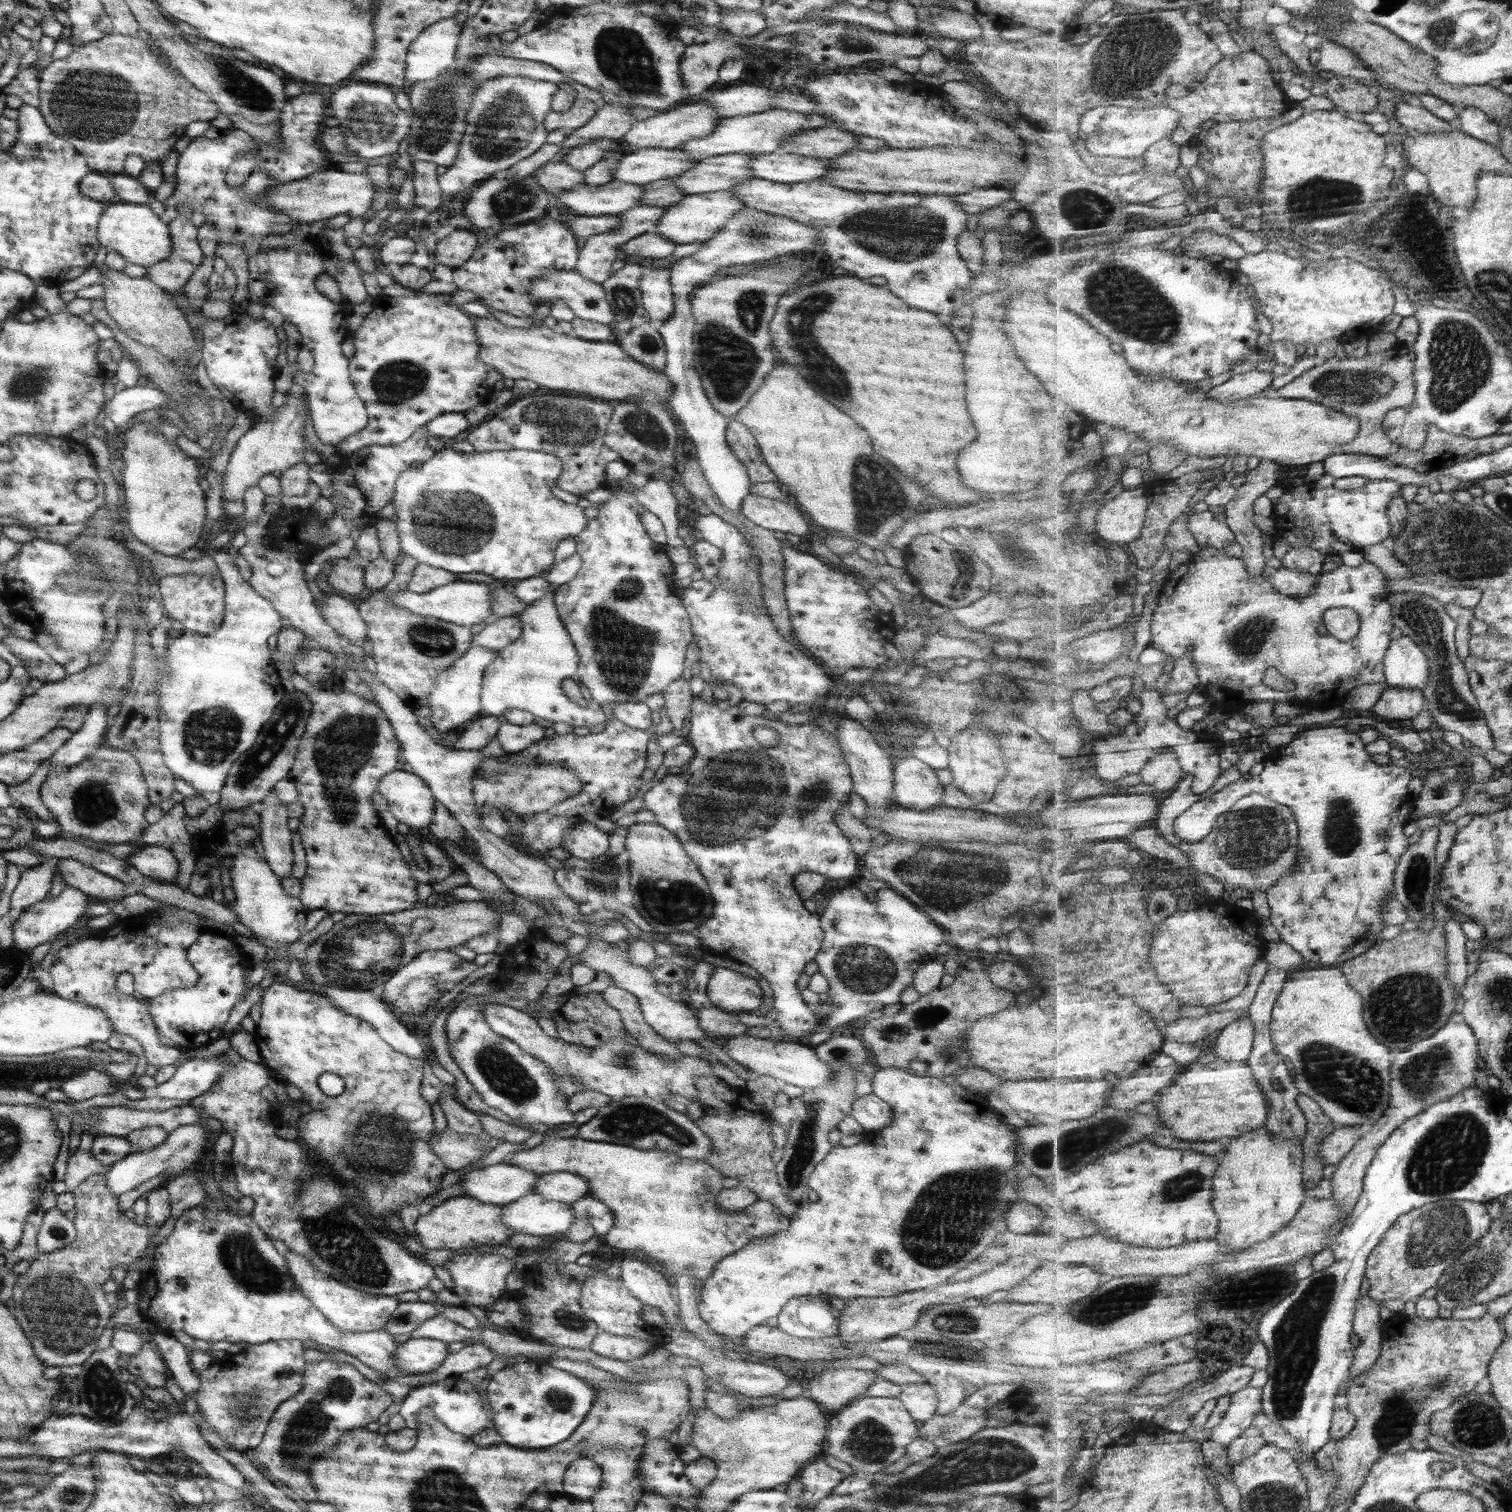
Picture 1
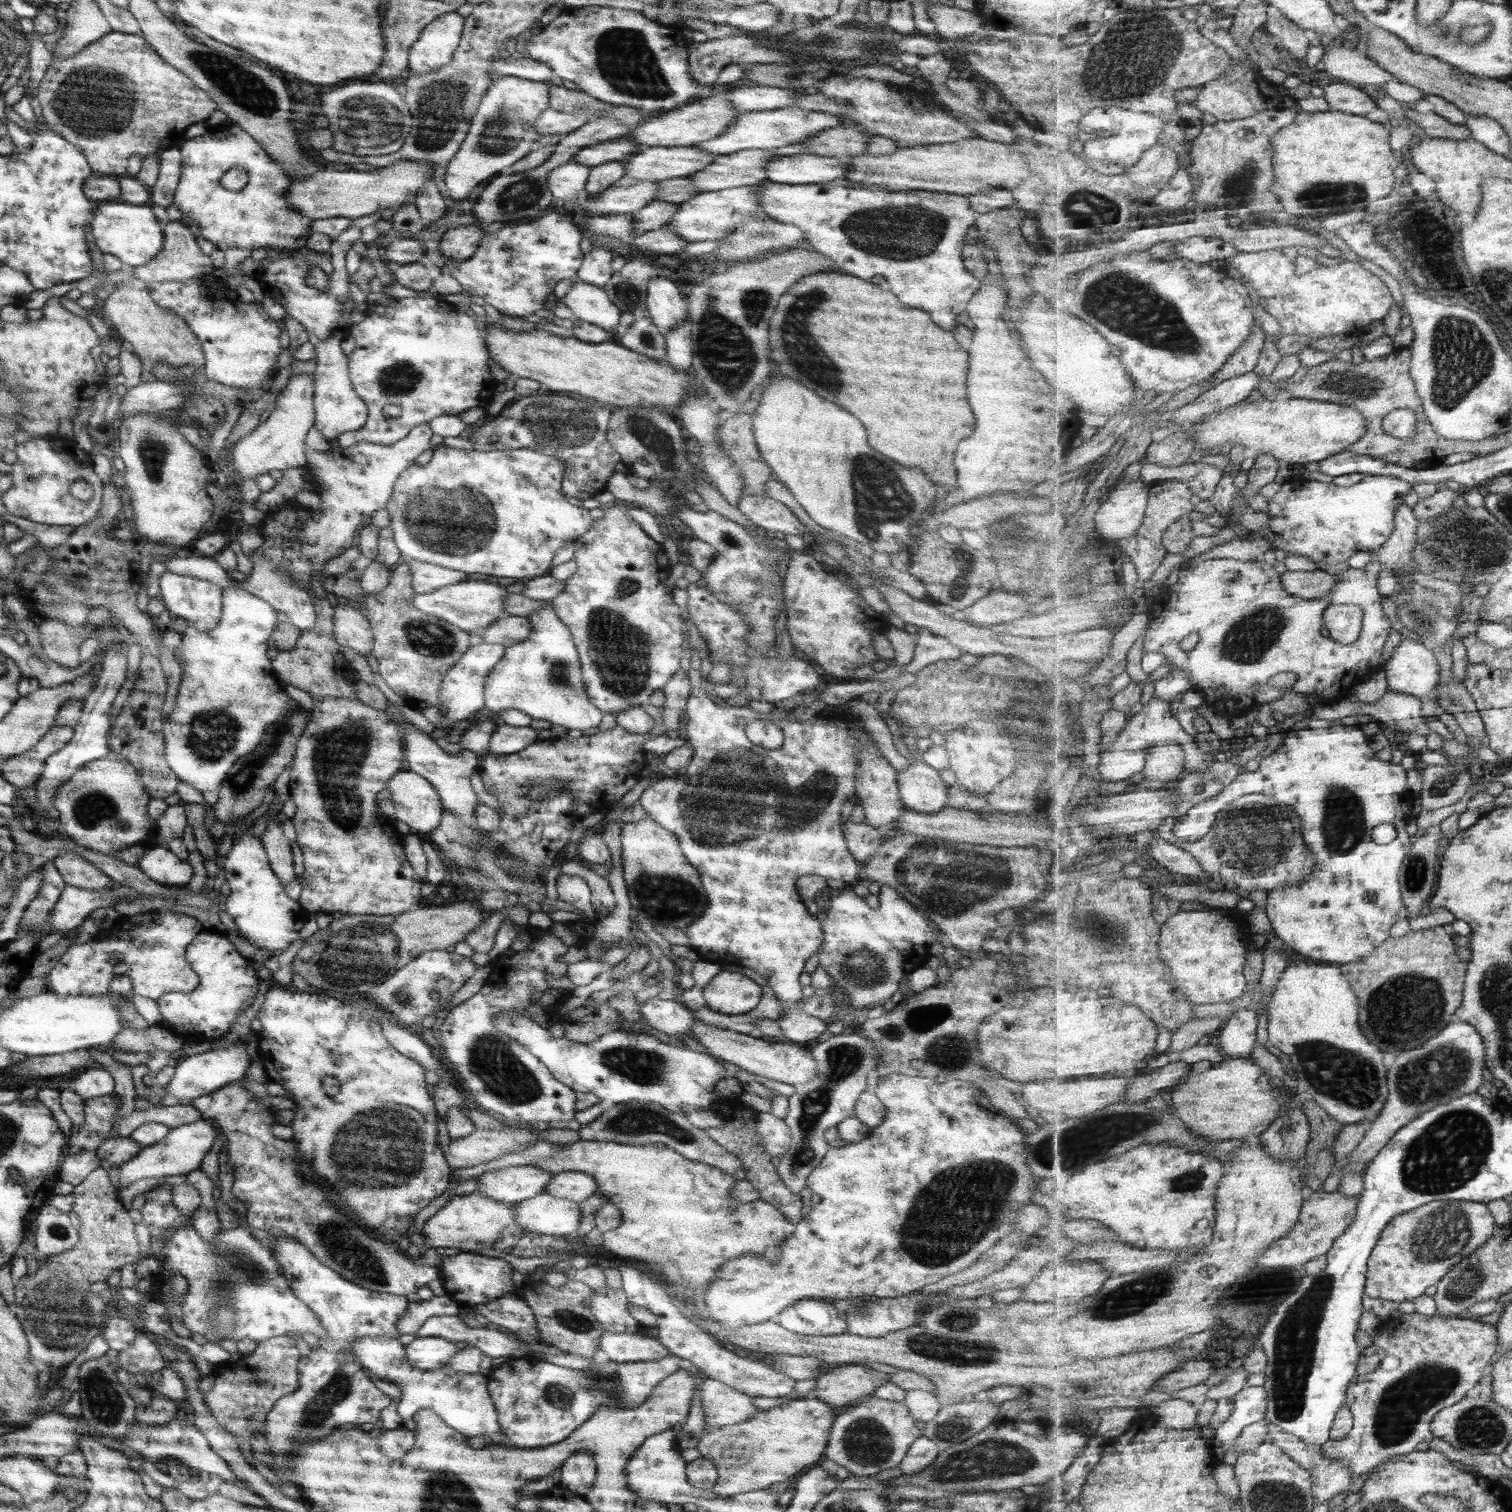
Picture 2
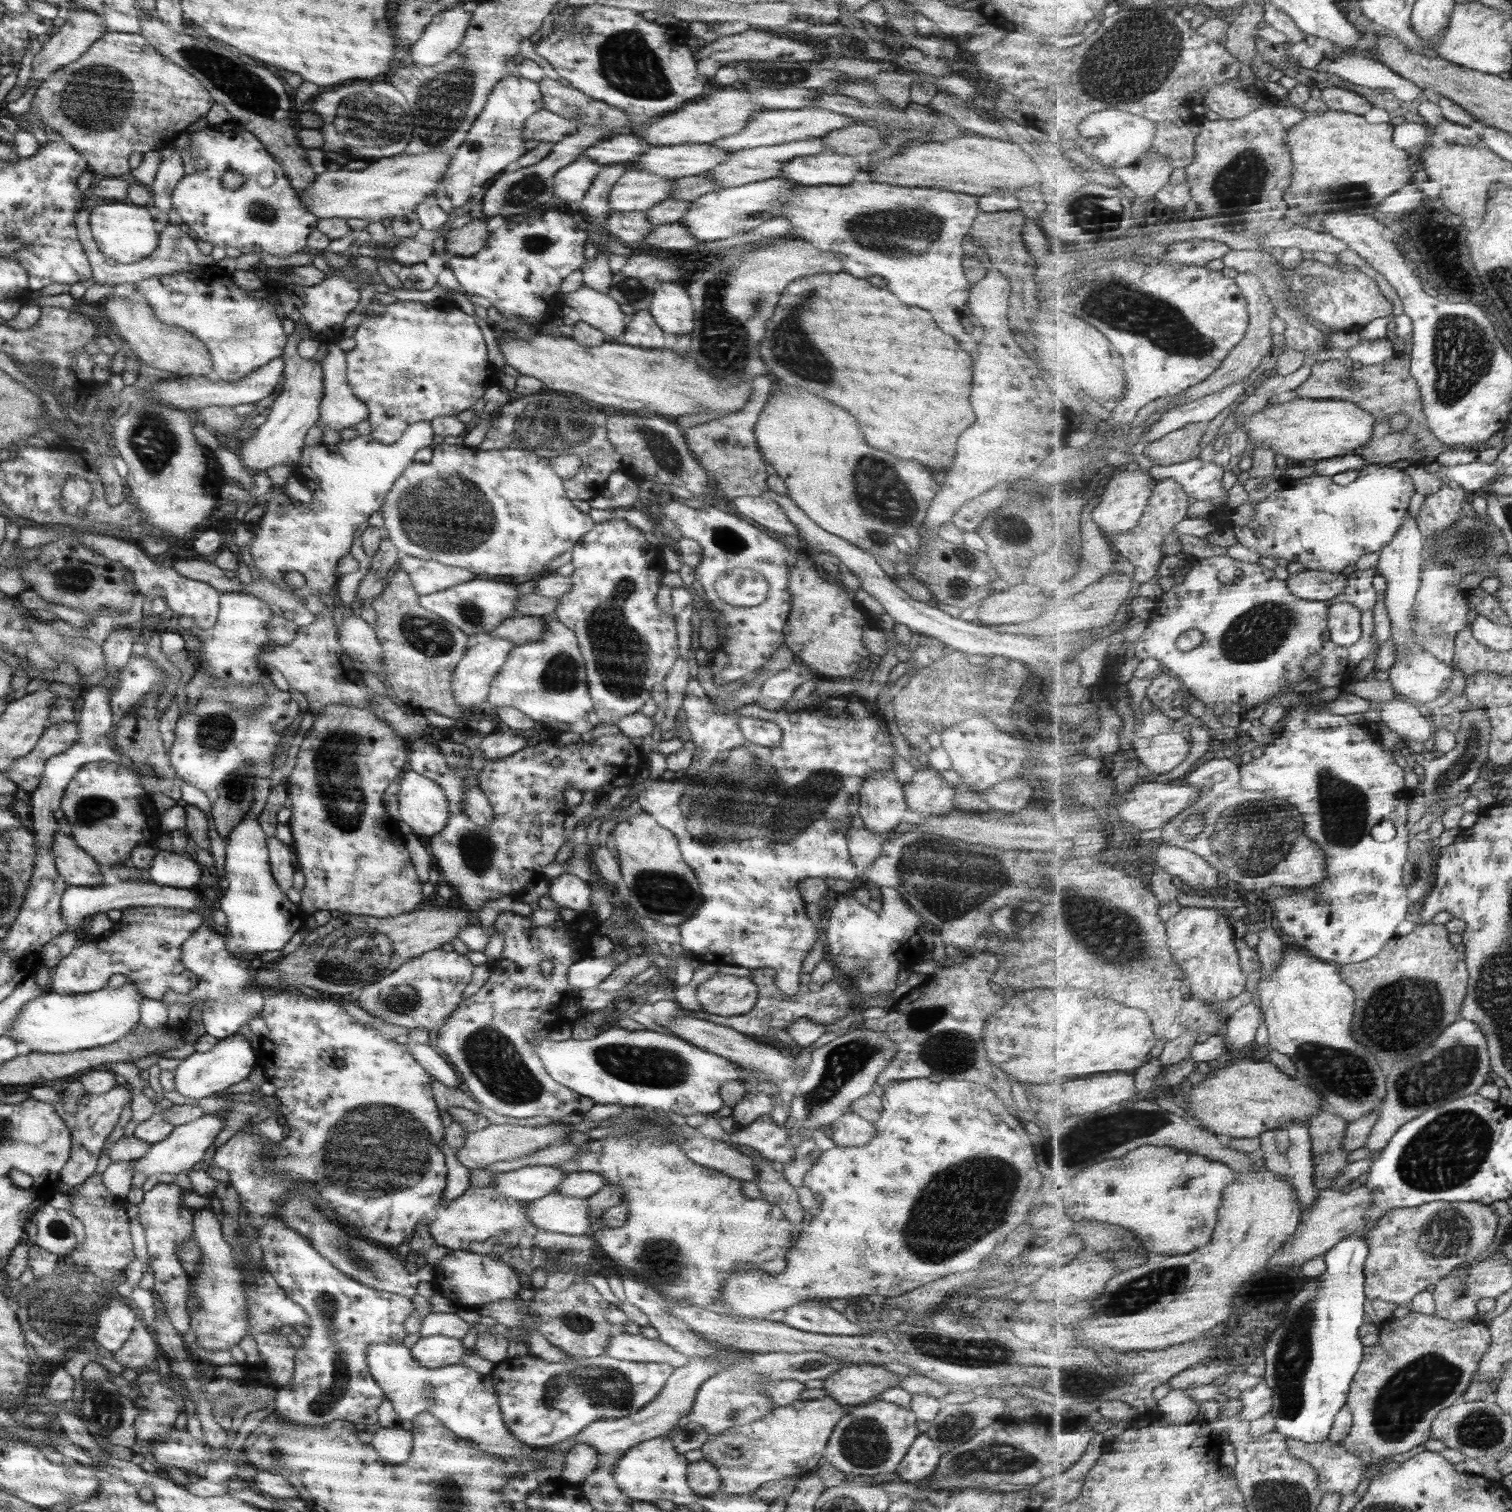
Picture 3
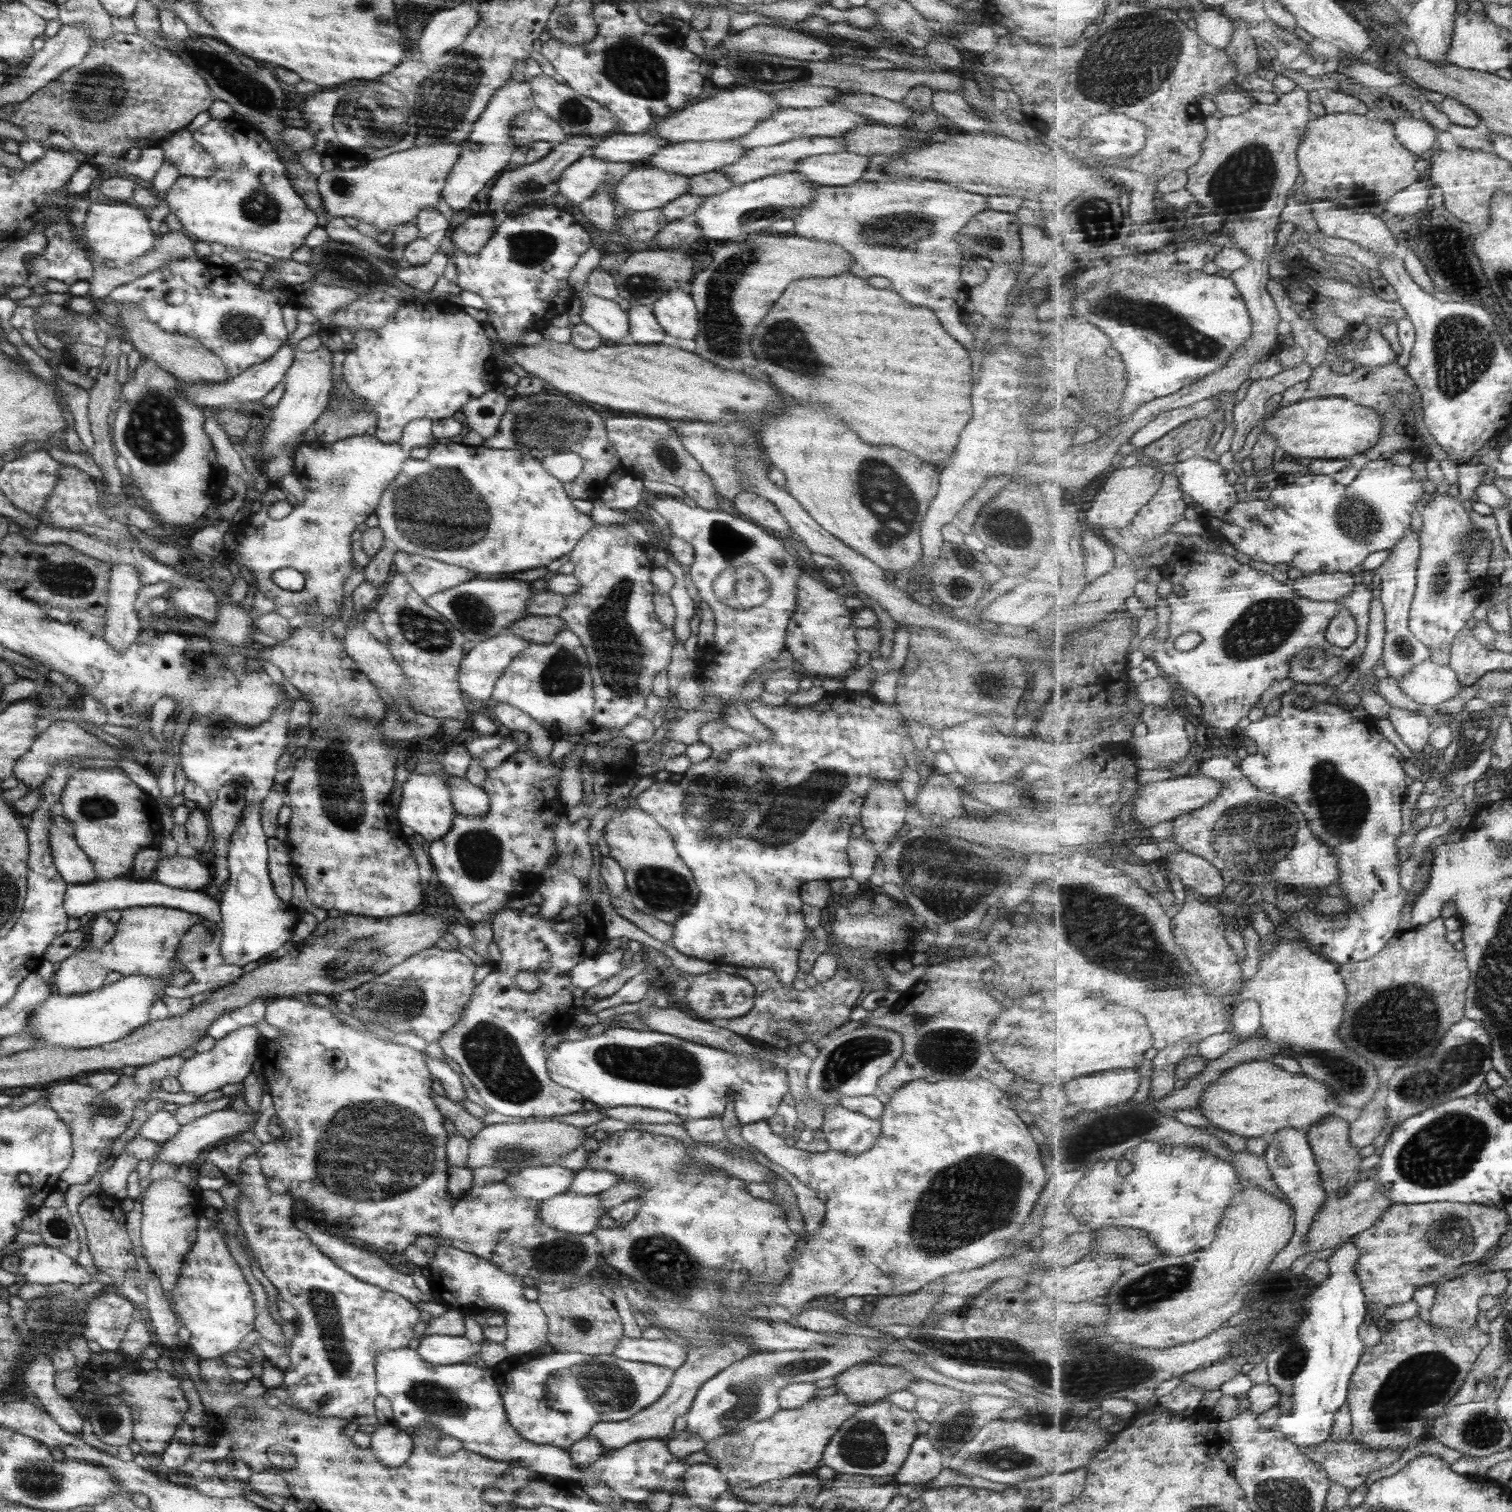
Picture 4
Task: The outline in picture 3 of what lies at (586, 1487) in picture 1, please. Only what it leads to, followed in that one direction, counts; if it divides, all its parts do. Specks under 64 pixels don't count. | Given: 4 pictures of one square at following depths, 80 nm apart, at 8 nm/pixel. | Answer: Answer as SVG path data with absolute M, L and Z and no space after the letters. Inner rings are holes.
M574 1444L565 1454L560 1482L572 1488L582 1488L584 1478L598 1466L597 1452L588 1444Z

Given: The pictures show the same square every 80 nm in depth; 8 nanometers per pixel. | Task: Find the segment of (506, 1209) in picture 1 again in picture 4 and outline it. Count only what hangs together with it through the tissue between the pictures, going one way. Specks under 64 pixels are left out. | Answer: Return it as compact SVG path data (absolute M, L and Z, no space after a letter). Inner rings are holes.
M562 1193L540 1201L537 1218L543 1226L584 1236L596 1231L597 1221L607 1213L599 1204L597 1195Z

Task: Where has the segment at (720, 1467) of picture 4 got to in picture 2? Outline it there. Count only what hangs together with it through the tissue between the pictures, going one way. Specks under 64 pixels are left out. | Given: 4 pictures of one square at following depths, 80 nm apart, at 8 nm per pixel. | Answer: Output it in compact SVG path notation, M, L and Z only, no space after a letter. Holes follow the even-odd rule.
M808 1397L759 1410L741 1424L719 1428L705 1426L696 1448L701 1457L714 1464L716 1481L711 1492L718 1497L730 1497L793 1480L795 1474L803 1474L823 1459L821 1456L834 1418L835 1412L826 1402Z

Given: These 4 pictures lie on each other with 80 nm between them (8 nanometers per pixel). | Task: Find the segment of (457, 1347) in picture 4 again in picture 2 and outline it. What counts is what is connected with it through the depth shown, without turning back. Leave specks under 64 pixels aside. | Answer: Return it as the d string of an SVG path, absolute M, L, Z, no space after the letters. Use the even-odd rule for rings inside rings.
M416 1337L404 1346L406 1361L419 1370L441 1368L457 1351L454 1342L437 1337Z

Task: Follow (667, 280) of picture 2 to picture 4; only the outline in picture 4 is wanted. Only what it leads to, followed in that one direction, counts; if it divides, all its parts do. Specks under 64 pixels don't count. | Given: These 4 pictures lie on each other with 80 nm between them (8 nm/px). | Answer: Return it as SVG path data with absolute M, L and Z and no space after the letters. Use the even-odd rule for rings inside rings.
M670 288L651 305L651 310L657 325L666 336L695 340L698 316L689 293Z

